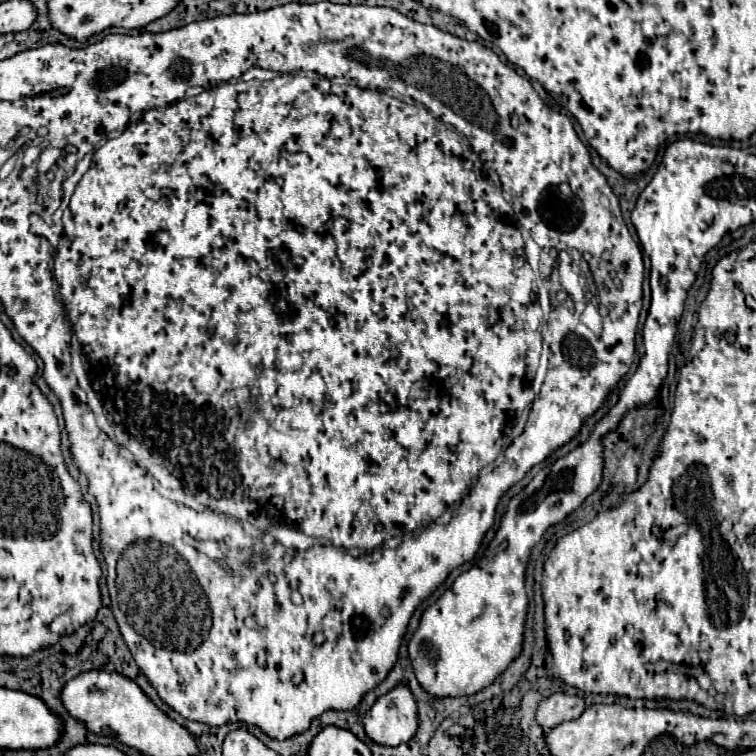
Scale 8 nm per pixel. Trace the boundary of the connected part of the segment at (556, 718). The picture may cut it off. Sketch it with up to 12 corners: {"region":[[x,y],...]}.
{"region":[[566,693],[546,697],[536,711],[544,731],[584,711],[584,699]]}

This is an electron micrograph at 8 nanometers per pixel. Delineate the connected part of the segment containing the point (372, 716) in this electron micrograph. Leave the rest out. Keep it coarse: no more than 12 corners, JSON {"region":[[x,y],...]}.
{"region":[[406,685],[382,695],[364,715],[368,739],[400,745],[418,727]]}

